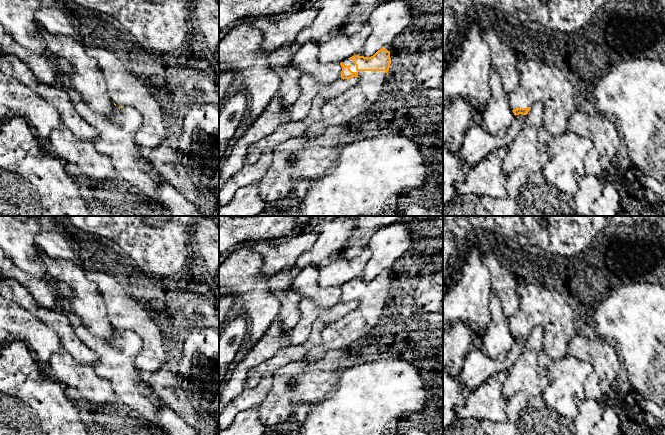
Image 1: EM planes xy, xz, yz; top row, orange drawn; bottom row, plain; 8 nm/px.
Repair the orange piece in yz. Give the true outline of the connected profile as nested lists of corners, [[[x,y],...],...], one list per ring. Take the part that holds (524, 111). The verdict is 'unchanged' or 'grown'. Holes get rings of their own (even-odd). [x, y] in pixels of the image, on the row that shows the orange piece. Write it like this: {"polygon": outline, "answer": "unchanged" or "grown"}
{"polygon": [[[530,57],[517,62],[519,83],[509,94],[514,115],[527,115],[535,103],[541,103],[543,124],[551,134],[560,135],[567,130],[568,121],[577,109],[579,86],[558,67]]], "answer": "grown"}

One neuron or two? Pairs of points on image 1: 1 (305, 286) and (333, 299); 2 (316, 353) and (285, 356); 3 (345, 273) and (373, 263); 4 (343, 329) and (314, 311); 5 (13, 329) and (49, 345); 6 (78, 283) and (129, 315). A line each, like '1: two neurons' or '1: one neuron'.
1: one neuron
2: two neurons
3: two neurons
4: two neurons
5: one neuron
6: two neurons

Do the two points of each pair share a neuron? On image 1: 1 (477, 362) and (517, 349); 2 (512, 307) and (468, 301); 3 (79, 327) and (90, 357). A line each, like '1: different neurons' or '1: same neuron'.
1: same neuron
2: different neurons
3: different neurons

